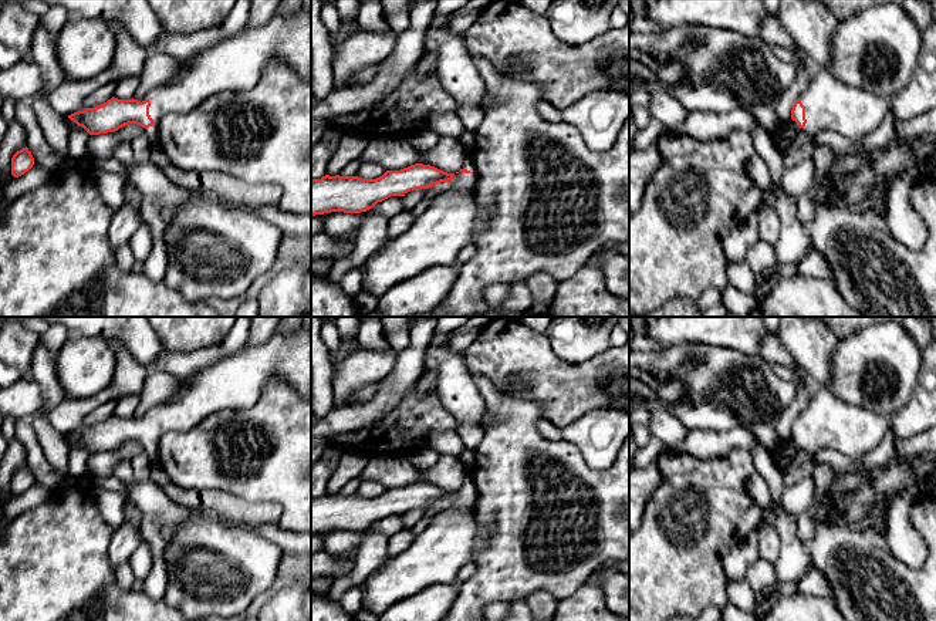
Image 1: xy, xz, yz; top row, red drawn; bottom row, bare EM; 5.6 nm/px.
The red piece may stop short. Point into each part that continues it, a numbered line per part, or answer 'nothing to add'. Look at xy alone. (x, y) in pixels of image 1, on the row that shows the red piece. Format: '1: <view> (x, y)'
1: xy (236, 63)

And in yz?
1: yz (830, 104)

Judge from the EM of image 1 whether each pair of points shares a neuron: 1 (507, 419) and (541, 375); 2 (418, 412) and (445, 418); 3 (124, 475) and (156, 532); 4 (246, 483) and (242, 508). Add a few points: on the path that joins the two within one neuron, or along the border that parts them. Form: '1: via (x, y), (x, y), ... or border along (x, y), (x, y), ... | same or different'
1: border along (493, 384), (514, 397), (534, 400), (543, 417) | different
2: via (425, 415), (438, 418) | same
3: border along (144, 513), (152, 515), (168, 536) | different
4: border along (210, 490), (226, 490), (249, 502), (276, 503) | different

